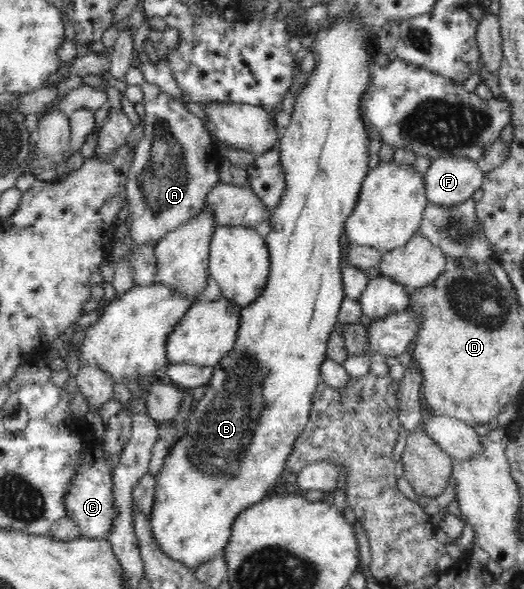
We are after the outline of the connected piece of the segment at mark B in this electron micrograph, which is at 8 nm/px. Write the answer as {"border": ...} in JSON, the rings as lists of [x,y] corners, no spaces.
{"border":[[[342,19],[339,23],[332,23],[329,27],[317,32],[310,50],[316,52],[317,60],[314,70],[307,80],[307,86],[297,94],[293,114],[289,118],[289,124],[278,142],[280,149],[281,166],[285,173],[286,188],[281,202],[276,206],[271,215],[269,234],[266,236],[267,247],[269,248],[271,270],[267,278],[267,286],[263,294],[257,298],[253,304],[249,304],[240,310],[240,323],[237,329],[236,341],[233,345],[234,350],[221,358],[221,362],[215,366],[211,378],[208,380],[205,394],[197,404],[197,410],[191,414],[185,432],[178,432],[178,439],[169,448],[160,472],[155,475],[156,485],[154,490],[155,502],[150,514],[150,525],[153,536],[159,548],[173,560],[187,565],[189,568],[201,566],[203,562],[209,562],[215,556],[221,556],[225,545],[231,536],[230,530],[235,522],[235,517],[249,506],[261,502],[267,497],[267,490],[279,480],[280,474],[286,468],[289,453],[293,450],[293,445],[297,437],[306,429],[310,422],[310,410],[314,401],[314,394],[319,384],[323,381],[321,376],[321,364],[327,360],[328,340],[333,329],[336,329],[338,314],[341,304],[345,300],[345,285],[343,285],[341,262],[342,248],[341,236],[345,233],[345,222],[356,207],[357,199],[360,195],[361,185],[369,172],[368,146],[374,143],[368,135],[365,123],[360,111],[360,102],[365,92],[369,79],[369,65],[373,64],[373,54],[377,51],[374,42],[364,42],[363,25],[357,19]]]}

